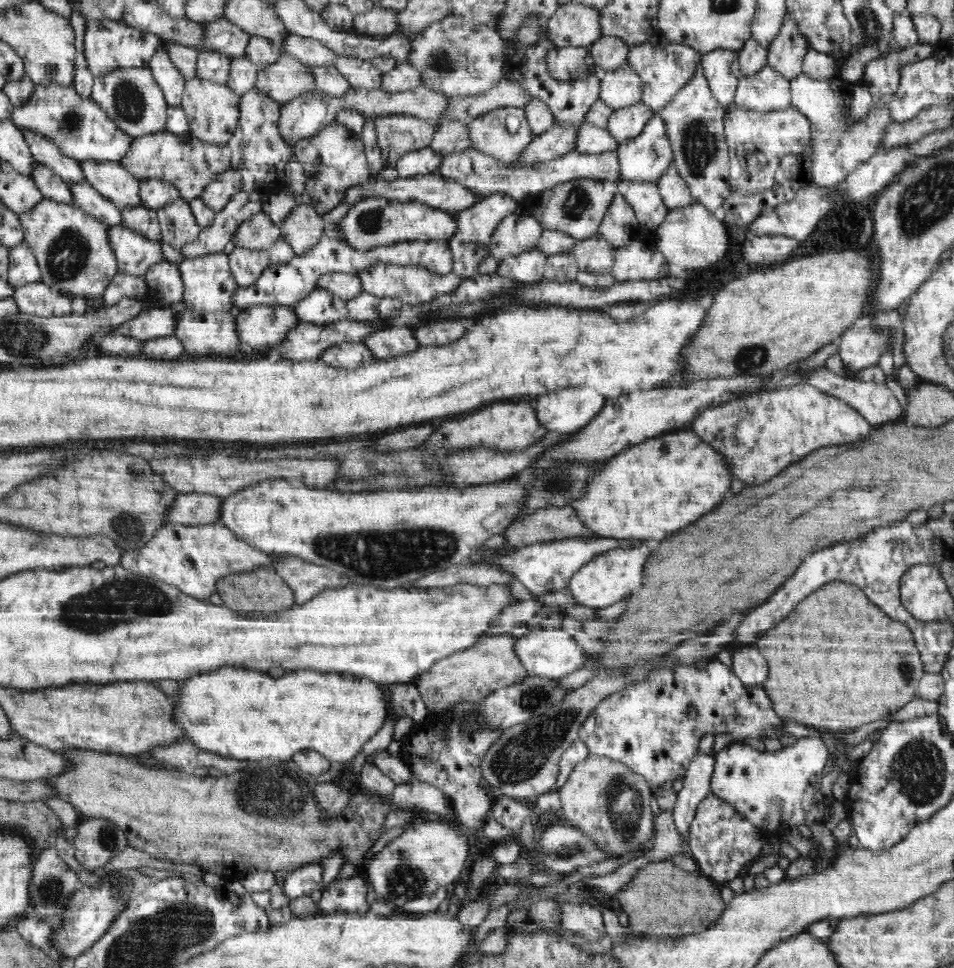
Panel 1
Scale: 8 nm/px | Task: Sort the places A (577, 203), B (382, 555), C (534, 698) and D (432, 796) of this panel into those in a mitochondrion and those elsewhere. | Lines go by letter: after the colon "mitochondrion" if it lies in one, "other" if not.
A: mitochondrion
B: mitochondrion
C: mitochondrion
D: other

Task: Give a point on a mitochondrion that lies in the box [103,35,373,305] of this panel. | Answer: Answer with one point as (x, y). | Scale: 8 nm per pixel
(128, 99)

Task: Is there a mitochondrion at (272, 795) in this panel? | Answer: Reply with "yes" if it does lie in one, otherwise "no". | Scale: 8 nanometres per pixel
yes

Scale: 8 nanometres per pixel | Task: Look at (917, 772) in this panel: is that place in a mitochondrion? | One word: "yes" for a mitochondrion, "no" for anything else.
yes

